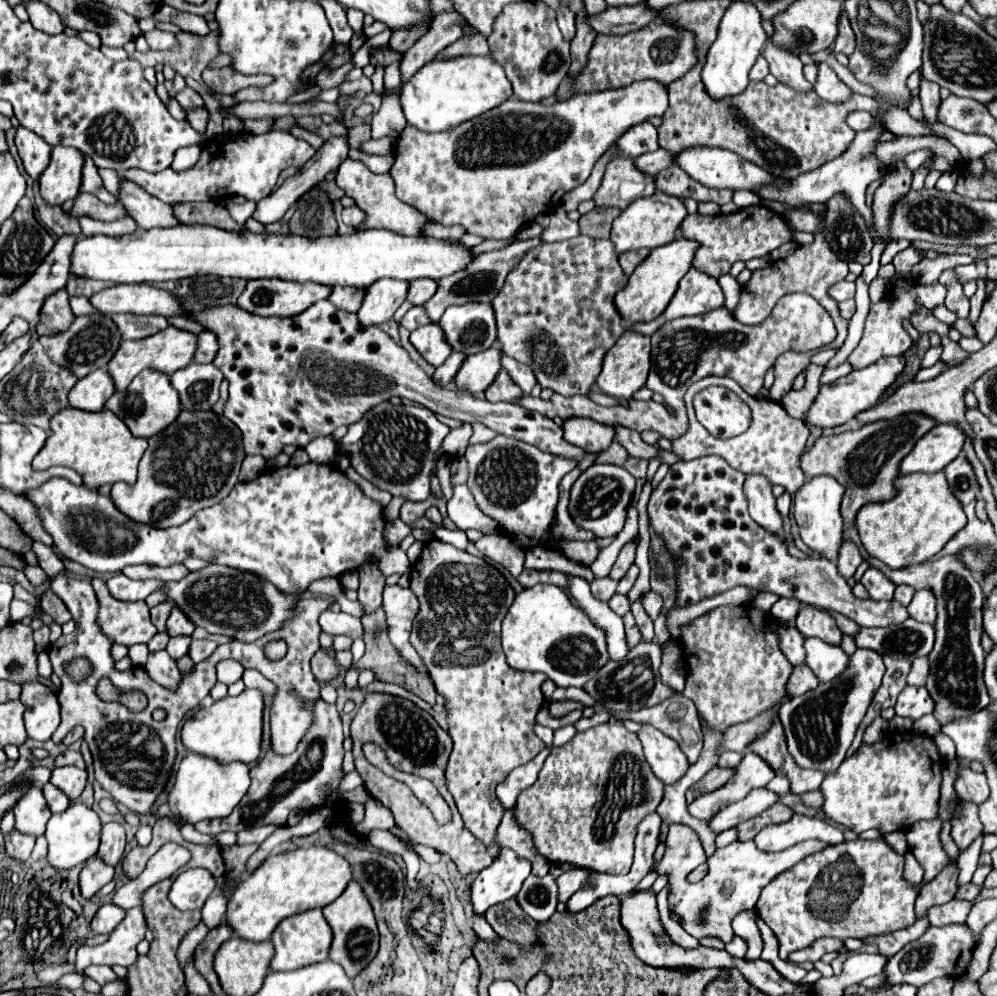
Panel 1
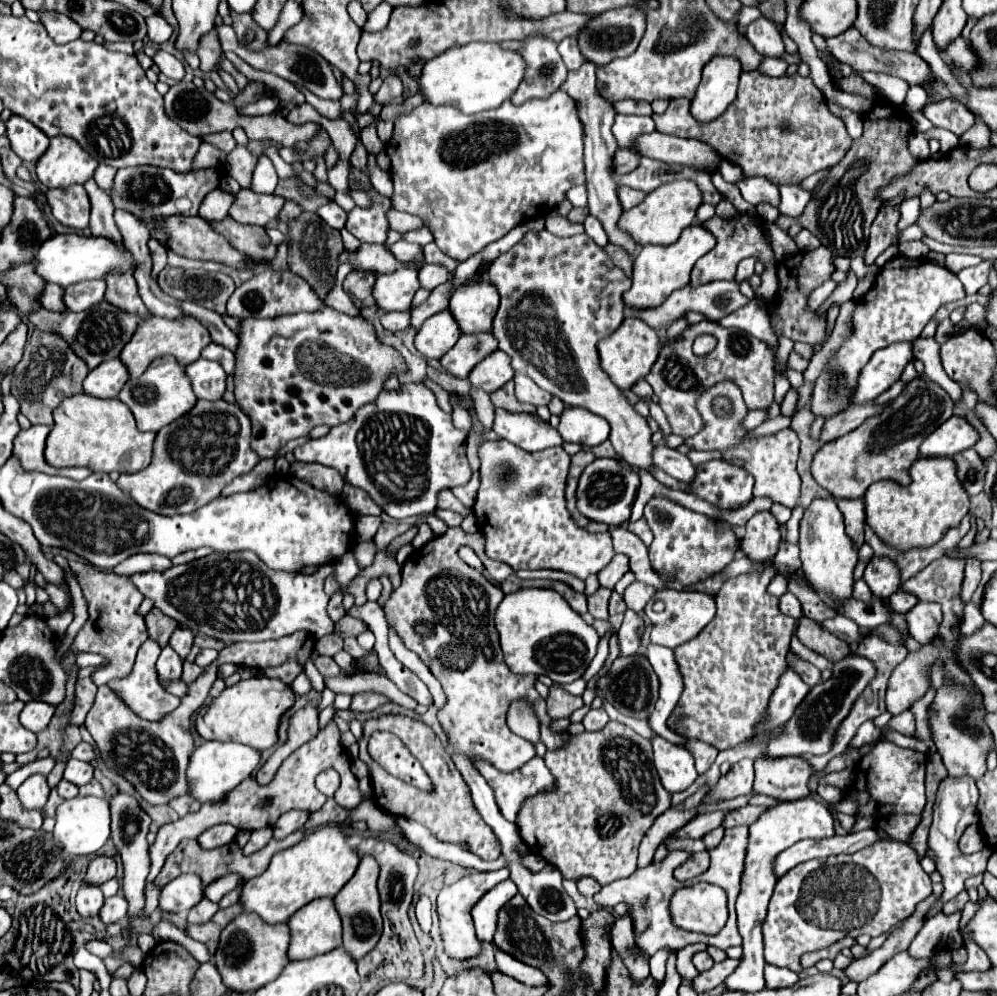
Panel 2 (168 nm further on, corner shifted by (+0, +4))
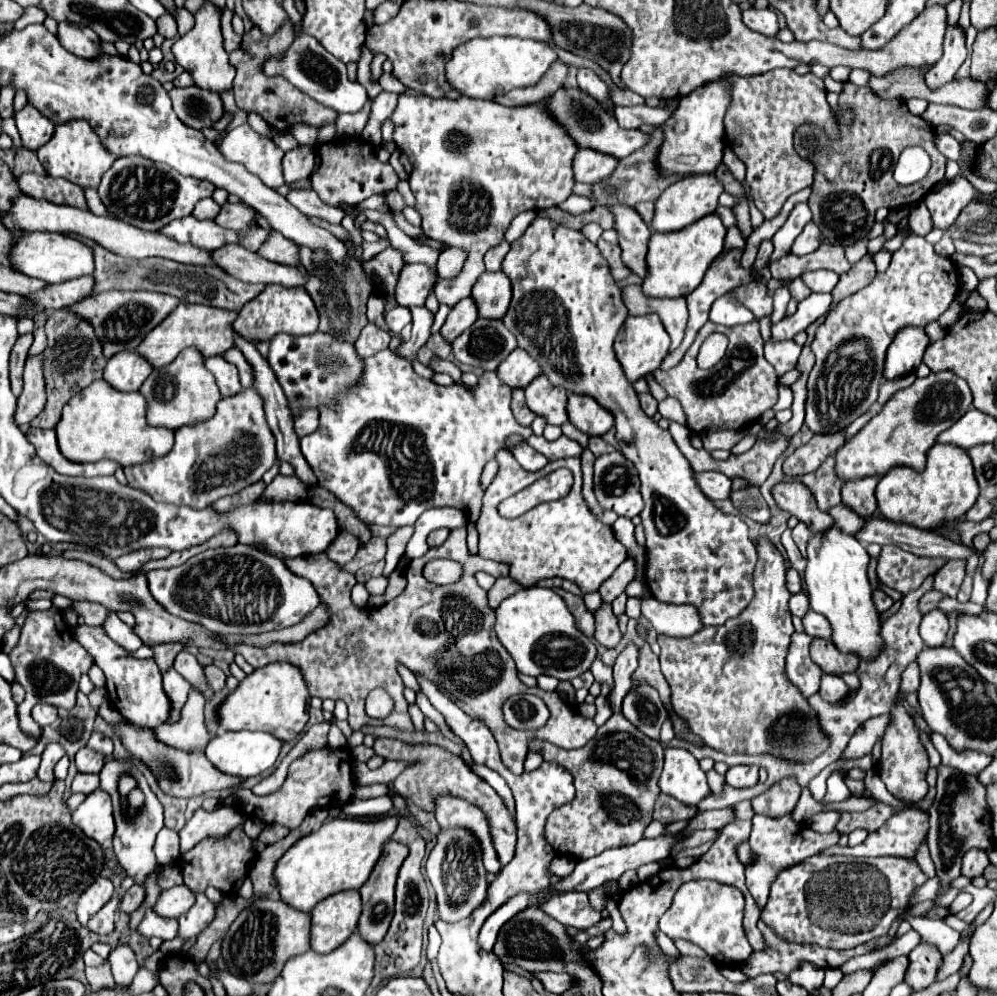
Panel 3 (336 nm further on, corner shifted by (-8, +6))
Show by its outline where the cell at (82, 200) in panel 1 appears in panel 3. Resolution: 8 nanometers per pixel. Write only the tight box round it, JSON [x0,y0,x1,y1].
[16,172,86,208]

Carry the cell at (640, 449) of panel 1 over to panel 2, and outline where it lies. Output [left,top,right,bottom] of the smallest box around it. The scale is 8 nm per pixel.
[654,444,694,482]

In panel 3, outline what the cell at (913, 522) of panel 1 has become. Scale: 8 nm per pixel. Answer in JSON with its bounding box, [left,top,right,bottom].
[876,442,980,530]

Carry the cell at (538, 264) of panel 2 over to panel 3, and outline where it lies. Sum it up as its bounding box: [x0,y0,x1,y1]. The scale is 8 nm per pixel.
[502,216,758,626]

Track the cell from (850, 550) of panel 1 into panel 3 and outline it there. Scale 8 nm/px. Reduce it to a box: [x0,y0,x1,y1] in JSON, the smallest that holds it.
[842,478,880,518]

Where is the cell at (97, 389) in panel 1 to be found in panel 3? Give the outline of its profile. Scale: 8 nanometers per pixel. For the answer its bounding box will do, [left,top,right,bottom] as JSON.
[104,352,152,392]

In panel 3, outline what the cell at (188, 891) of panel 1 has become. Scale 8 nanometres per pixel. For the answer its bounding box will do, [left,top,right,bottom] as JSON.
[154,886,194,918]

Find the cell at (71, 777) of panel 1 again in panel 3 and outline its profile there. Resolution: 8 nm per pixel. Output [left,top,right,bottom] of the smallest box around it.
[76,746,104,774]

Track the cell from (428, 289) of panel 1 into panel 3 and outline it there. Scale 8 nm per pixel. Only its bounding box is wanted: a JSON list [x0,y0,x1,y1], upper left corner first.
[436,246,466,278]

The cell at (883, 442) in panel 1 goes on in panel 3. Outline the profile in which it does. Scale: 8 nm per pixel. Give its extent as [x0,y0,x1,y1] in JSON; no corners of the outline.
[836,370,972,480]

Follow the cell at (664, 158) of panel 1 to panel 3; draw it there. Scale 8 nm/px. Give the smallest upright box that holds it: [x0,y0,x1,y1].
[574,150,618,184]

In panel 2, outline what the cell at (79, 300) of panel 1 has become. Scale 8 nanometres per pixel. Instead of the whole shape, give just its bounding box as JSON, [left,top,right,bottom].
[40,284,68,312]

